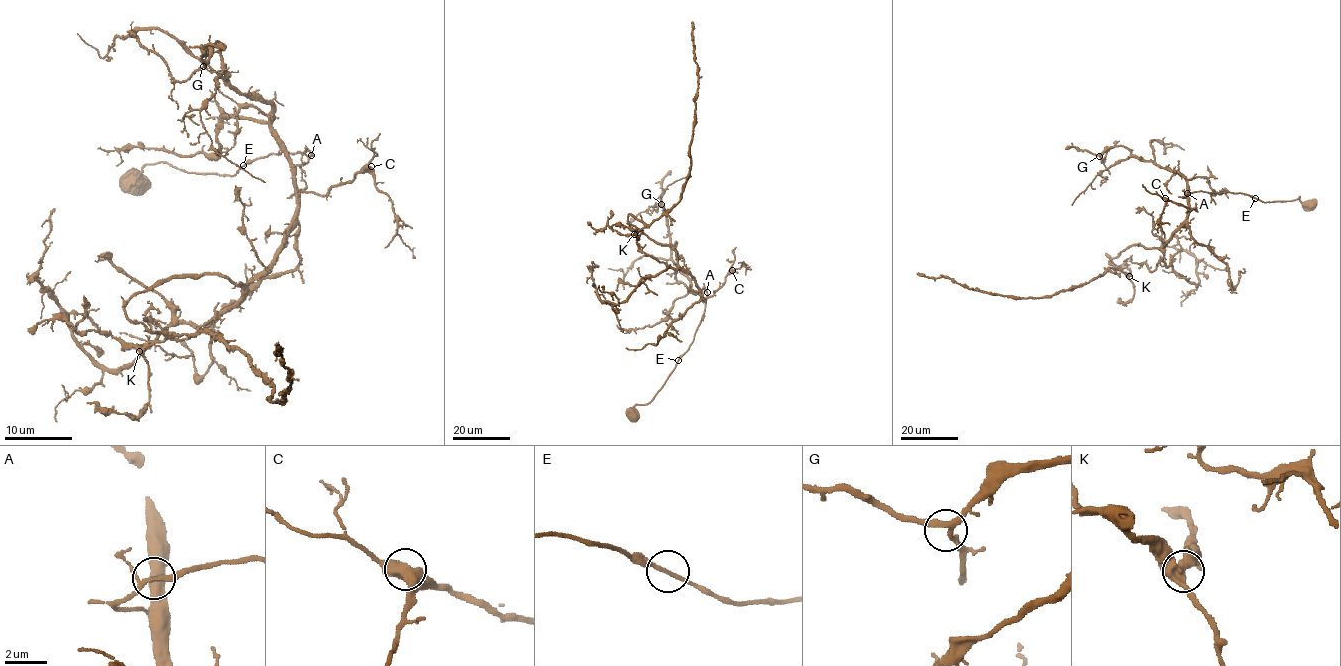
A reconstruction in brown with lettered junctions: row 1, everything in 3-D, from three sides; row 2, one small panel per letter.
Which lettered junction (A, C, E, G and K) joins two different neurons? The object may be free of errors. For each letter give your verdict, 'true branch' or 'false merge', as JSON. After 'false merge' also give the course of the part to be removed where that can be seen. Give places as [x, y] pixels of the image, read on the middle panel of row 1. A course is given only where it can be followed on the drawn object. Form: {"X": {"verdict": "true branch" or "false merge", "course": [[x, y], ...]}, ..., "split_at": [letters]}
{"A": {"verdict": "true branch"}, "C": {"verdict": "true branch"}, "E": {"verdict": "true branch"}, "G": {"verdict": "true branch"}, "K": {"verdict": "true branch"}, "split_at": []}

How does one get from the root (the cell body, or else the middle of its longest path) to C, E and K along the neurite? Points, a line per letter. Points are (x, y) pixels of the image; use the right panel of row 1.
C: (1310, 204), (1306, 206), (1299, 196), (1262, 202), (1240, 193), (1196, 191), (1182, 197), (1191, 210), (1165, 198)
E: (1310, 204), (1313, 205), (1306, 206), (1299, 196), (1291, 200), (1272, 202), (1255, 198)
K: (1310, 204), (1187, 193), (1186, 221), (1161, 248), (1134, 244), (1109, 261), (1129, 276)

